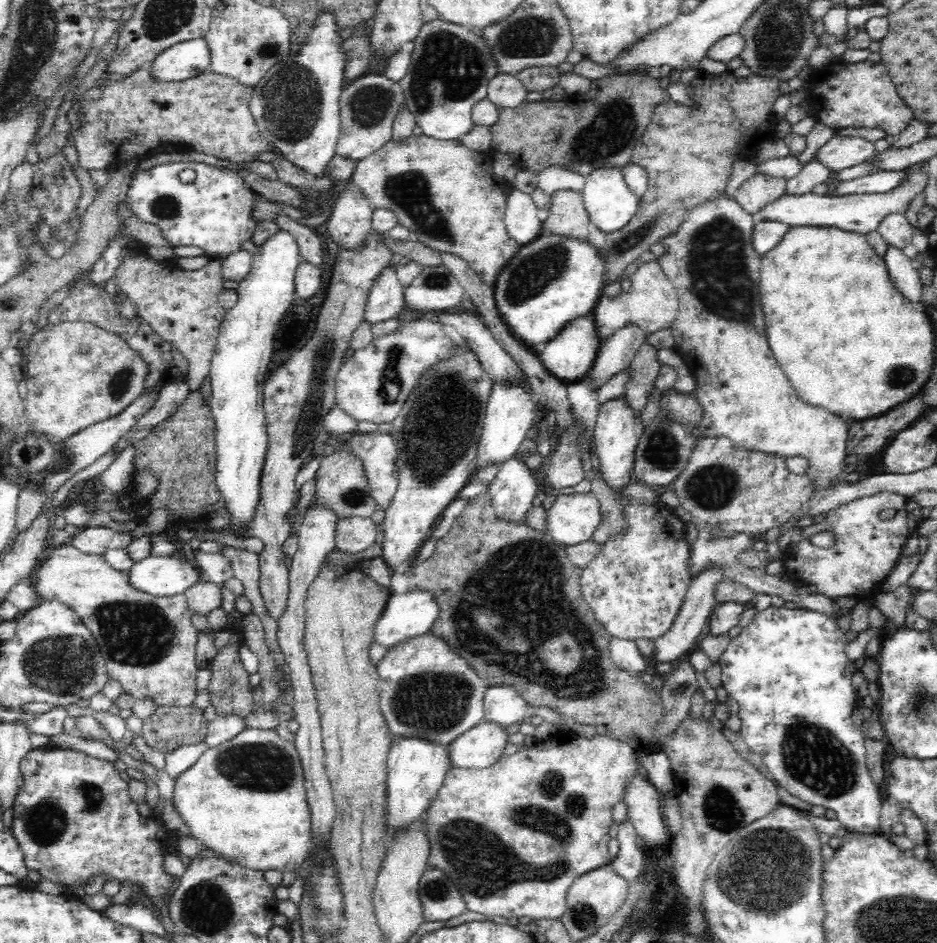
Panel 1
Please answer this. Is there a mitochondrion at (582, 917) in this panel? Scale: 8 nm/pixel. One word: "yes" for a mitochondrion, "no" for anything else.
yes

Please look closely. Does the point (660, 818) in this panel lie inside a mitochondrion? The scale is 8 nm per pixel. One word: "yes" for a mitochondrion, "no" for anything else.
no

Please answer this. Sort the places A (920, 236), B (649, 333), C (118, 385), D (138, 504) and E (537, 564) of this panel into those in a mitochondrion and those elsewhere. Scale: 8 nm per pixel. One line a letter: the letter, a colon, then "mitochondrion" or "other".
A: other
B: other
C: mitochondrion
D: other
E: mitochondrion

